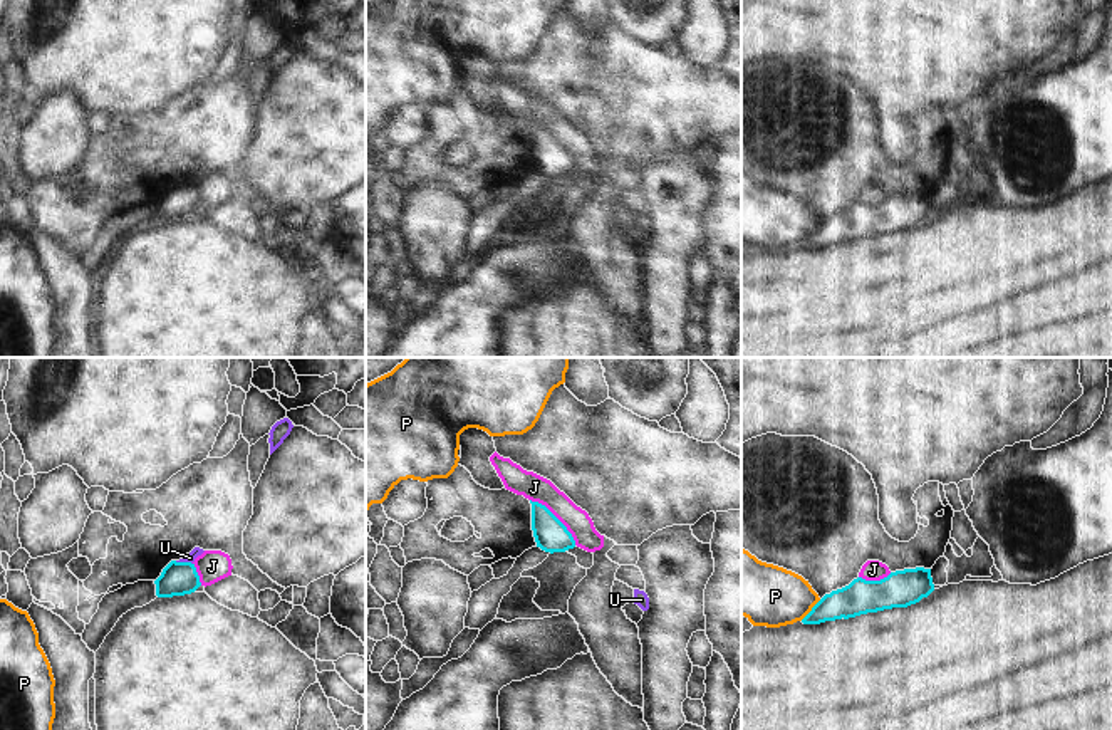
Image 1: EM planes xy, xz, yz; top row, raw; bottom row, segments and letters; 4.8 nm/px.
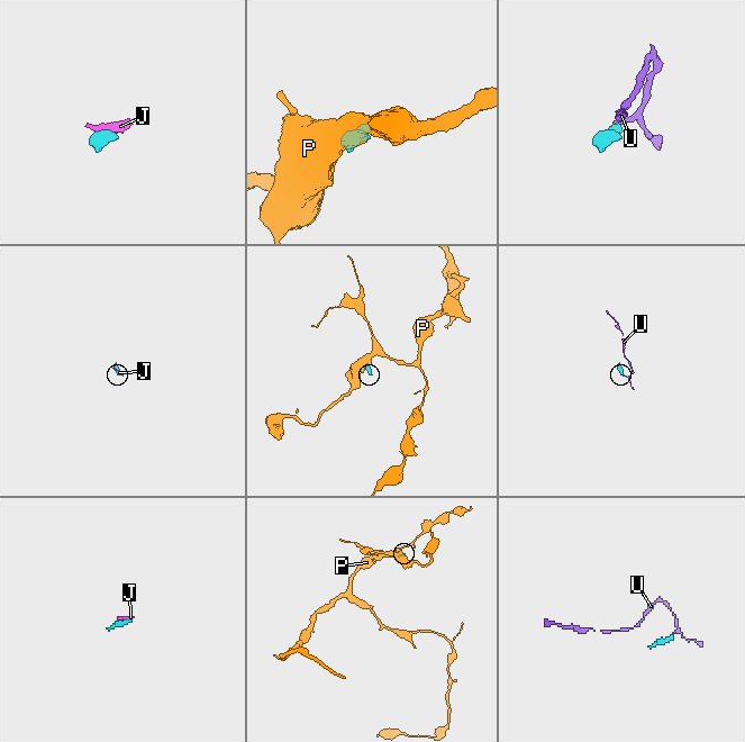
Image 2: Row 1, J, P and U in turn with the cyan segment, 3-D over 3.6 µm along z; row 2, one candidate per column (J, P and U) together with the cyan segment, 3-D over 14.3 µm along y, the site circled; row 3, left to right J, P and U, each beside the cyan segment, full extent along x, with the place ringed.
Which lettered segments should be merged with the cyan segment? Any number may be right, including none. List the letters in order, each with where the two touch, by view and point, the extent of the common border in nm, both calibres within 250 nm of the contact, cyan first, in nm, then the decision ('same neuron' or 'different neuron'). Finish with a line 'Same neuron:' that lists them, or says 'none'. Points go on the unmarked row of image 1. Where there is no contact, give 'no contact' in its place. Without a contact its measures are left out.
J: meets cyan in xz at (557, 143); contact 320 nm long; 160 nm thick on the cyan side, 130 nm on the other; different neuron
P: meets cyan in yz at (812, 234); contact 140 nm long; 170 nm thick on the cyan side, 300 nm on the other; different neuron
U: meets cyan in xy at (183, 187); contact 90 nm long; 160 nm thick on the cyan side, 50 nm on the other; different neuron
Same neuron: none

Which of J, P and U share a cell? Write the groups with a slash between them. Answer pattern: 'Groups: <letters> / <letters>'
Groups: J / P / U

